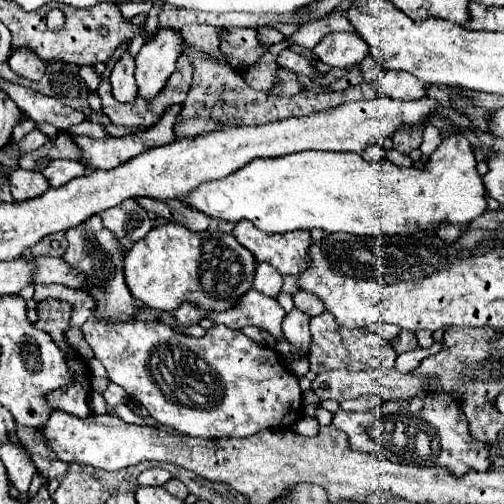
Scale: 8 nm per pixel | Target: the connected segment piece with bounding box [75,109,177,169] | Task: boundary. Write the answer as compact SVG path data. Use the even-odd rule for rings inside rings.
M169 109L153 127L145 131L129 133L125 137L103 137L103 139L75 137L75 143L83 149L81 161L89 161L95 169L113 169L147 149L173 143L177 139L173 133L173 123L175 113Z

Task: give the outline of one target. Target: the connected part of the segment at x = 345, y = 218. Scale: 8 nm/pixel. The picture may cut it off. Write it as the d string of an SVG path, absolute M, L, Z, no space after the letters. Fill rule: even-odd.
M449 135L431 153L423 169L397 167L389 159L379 163L365 161L359 153L325 153L325 151L301 151L275 159L255 159L241 171L227 175L219 181L201 183L193 189L185 203L197 211L237 223L249 219L267 233L287 233L295 229L323 229L327 233L351 233L351 235L417 235L425 233L441 223L467 225L475 217L487 211L487 191L481 175L475 167L471 143L463 135Z

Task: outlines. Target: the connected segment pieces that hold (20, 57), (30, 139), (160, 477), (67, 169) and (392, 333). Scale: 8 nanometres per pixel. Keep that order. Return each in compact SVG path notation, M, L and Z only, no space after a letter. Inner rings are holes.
M21 47L21 51L11 51L9 65L17 75L33 81L41 79L47 67L39 55L33 55L33 51L25 51L25 47Z
M33 129L31 133L27 133L19 143L17 143L17 149L21 153L27 153L27 151L33 151L33 149L39 149L41 145L45 145L49 141L47 135L41 135L41 131Z
M161 467L145 469L145 471L137 477L139 485L163 485L163 483L167 483L169 479L171 479L171 473L165 471L165 469L161 469Z
M57 159L51 161L45 169L43 175L47 177L51 187L61 187L65 183L69 183L75 177L81 177L85 173L85 165L79 161L65 161L65 159Z
M377 323L377 325L373 325L373 327L367 327L367 331L373 331L373 333L377 333L381 339L385 339L385 341L393 341L399 333L401 333L401 329L397 327L397 325L387 325L387 323Z

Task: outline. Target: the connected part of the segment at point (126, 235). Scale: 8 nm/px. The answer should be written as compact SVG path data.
M127 199L125 203L103 211L101 219L105 227L111 229L121 241L139 241L151 231L149 215L133 199Z

